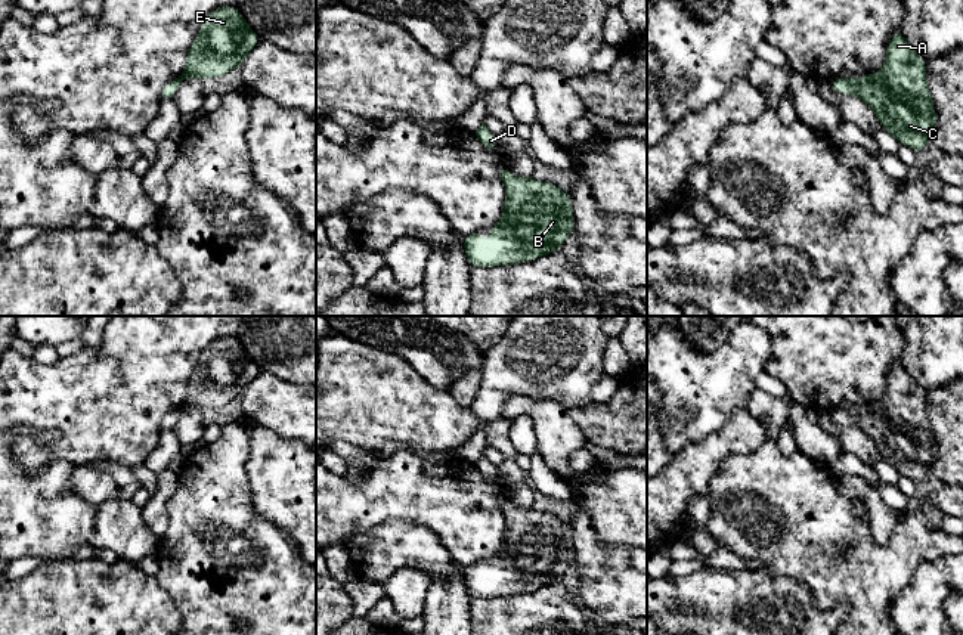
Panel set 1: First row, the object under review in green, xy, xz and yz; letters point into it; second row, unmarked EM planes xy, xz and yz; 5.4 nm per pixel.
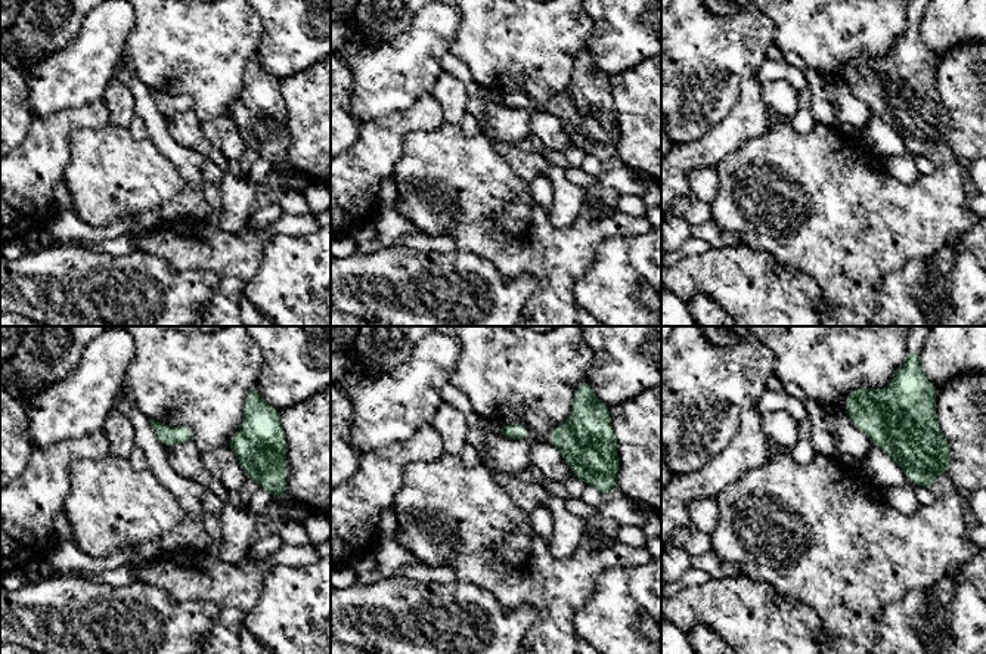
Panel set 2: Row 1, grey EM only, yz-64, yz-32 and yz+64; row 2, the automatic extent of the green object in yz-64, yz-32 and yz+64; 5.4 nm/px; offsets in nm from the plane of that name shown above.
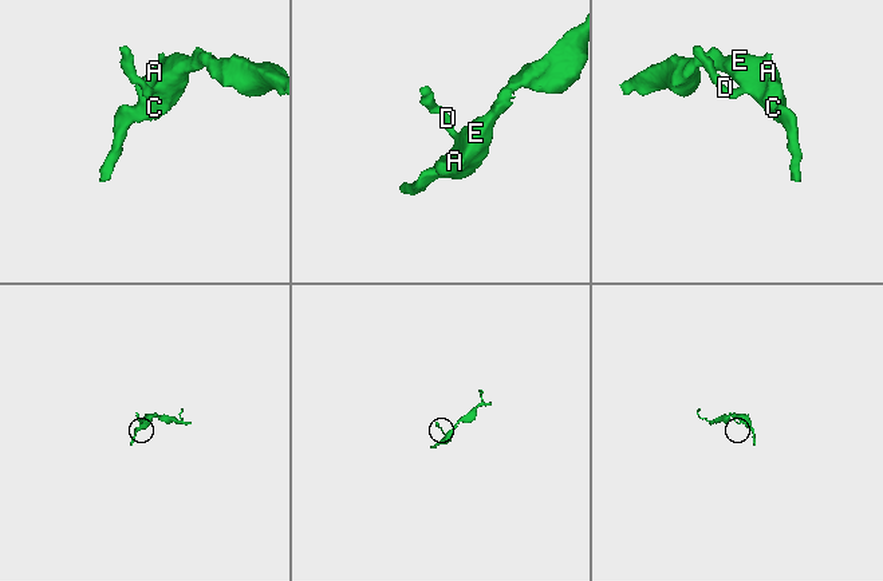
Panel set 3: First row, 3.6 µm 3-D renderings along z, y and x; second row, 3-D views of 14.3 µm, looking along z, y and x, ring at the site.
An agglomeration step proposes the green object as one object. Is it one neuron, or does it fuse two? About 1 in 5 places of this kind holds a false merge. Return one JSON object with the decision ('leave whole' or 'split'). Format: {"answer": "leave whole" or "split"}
{"answer": "leave whole"}

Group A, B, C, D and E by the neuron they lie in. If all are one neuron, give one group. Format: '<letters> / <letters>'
A B C D E

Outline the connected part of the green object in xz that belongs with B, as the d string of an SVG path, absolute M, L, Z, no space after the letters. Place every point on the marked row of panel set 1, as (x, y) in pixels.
M507 167L498 168L505 185L507 198L499 223L490 229L487 245L482 245L482 230L464 236L464 251L471 267L496 267L536 260L561 250L567 236L575 230L570 192L557 185L539 182L535 177L514 176Z

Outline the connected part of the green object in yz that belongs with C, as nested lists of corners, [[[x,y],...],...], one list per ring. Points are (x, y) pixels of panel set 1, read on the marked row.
[[[901,31],[888,43],[885,65],[877,74],[858,80],[837,77],[830,86],[835,93],[858,96],[874,111],[877,123],[916,154],[933,142],[936,109],[926,84],[926,61]]]

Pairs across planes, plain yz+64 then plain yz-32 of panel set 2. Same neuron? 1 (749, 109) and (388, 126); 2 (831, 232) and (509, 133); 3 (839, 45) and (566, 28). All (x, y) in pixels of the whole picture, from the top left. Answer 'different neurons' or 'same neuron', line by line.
1: same neuron
2: different neurons
3: same neuron

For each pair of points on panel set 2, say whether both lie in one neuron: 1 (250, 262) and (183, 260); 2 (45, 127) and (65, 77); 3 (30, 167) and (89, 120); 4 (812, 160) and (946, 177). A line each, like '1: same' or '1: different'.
1: same
2: different
3: same
4: same

